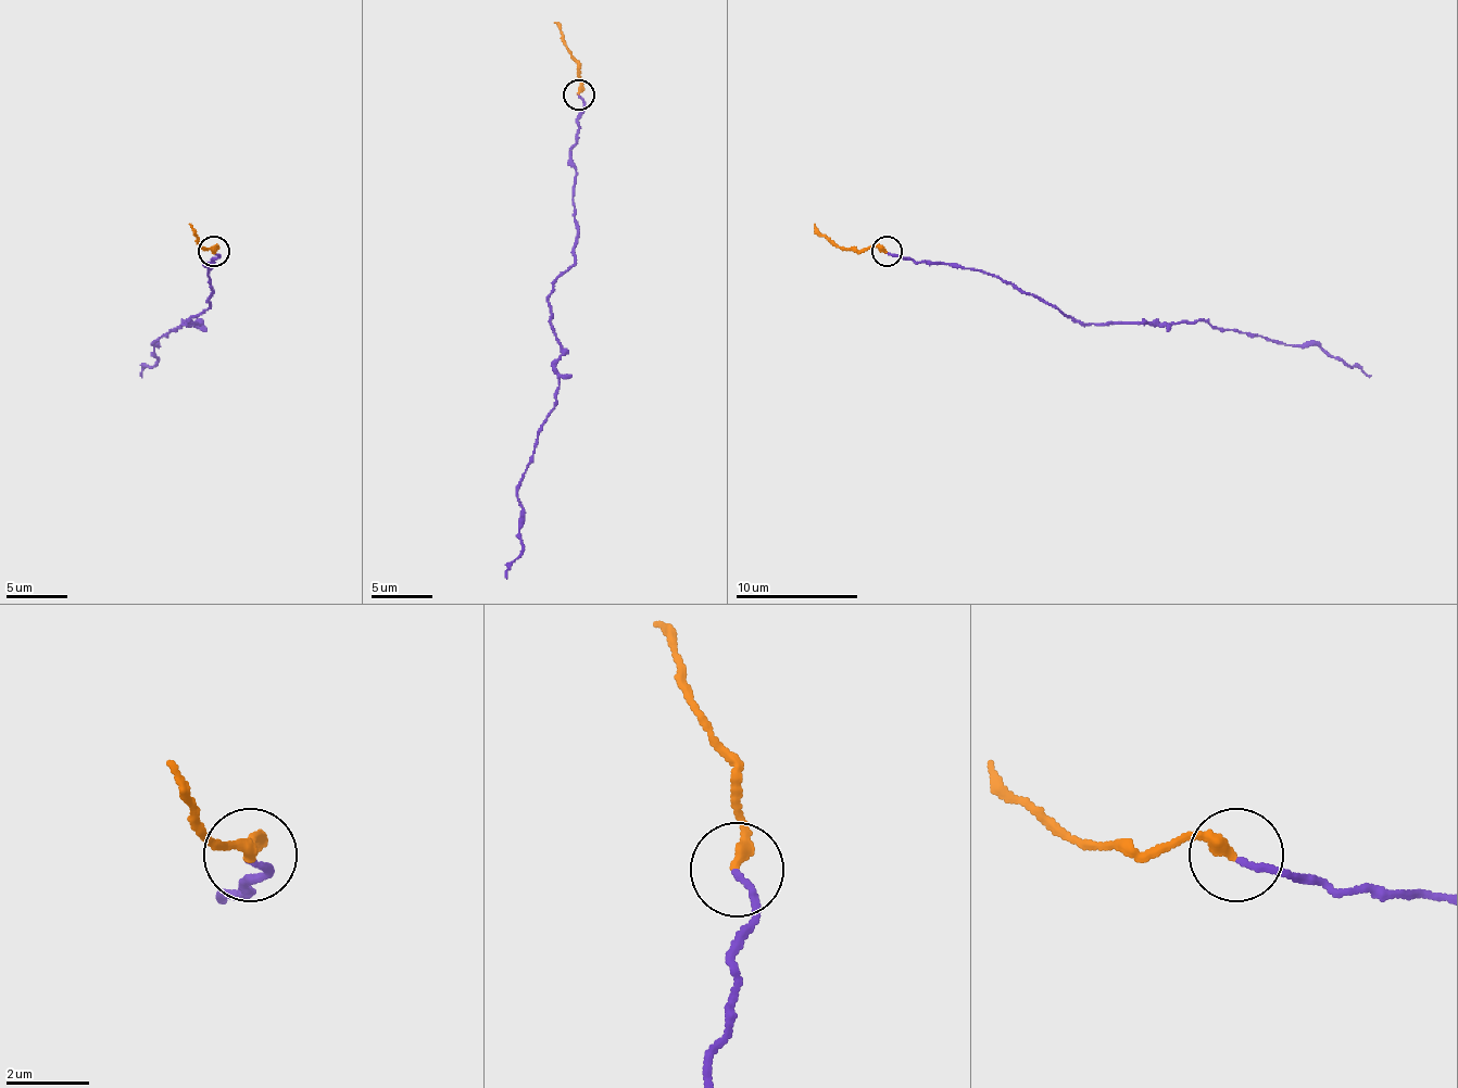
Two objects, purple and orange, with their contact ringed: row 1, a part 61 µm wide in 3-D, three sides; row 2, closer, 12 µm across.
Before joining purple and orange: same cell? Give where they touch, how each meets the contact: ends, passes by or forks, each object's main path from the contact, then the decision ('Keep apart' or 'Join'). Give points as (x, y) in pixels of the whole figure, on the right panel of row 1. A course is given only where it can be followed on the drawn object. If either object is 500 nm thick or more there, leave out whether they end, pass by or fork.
Place: (887, 251). At the ring purple ends. At the ring orange ends. Course of purple: (887, 252), (994, 274), (1080, 323), (1203, 319), (1215, 329), (1248, 331), (1280, 344), (1319, 344), (1371, 375). Course of orange: (887, 252), (875, 245), (841, 249), (814, 225). Join

